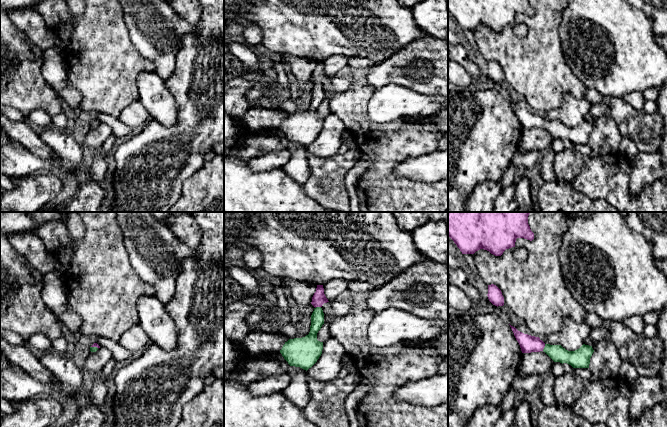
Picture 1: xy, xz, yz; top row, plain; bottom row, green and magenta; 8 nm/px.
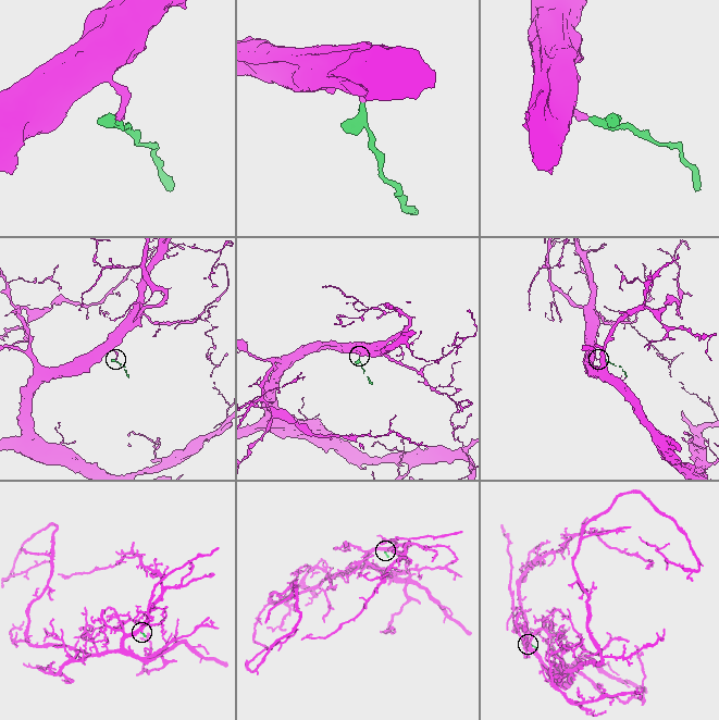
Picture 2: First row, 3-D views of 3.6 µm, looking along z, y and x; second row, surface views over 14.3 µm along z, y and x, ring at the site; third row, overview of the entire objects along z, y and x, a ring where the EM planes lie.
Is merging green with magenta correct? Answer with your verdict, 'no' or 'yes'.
yes

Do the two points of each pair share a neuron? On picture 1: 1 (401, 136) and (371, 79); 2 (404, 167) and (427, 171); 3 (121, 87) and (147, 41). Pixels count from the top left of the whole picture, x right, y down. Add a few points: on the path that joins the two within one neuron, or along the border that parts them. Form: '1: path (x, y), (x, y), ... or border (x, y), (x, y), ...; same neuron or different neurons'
1: border (365, 81), (374, 89); different neurons
2: path (410, 168), (421, 169); same neuron
3: border (129, 33), (134, 48), (153, 63), (153, 69); different neurons

